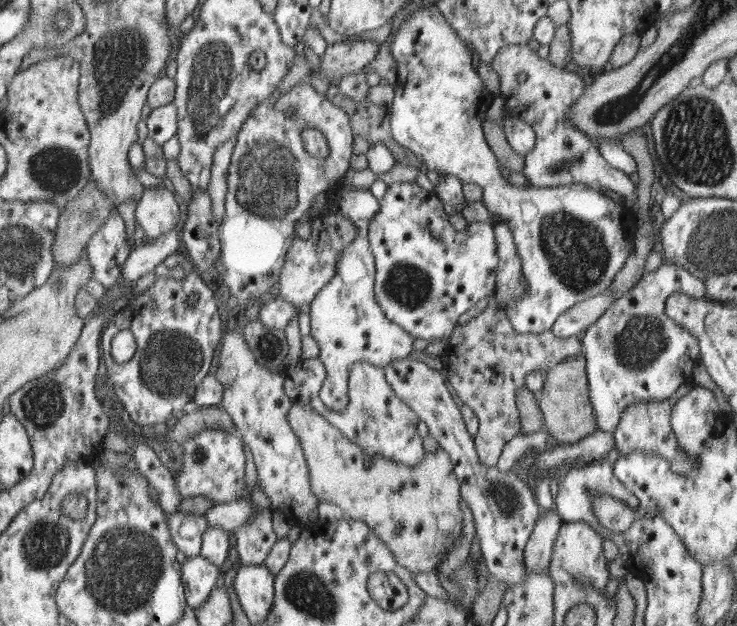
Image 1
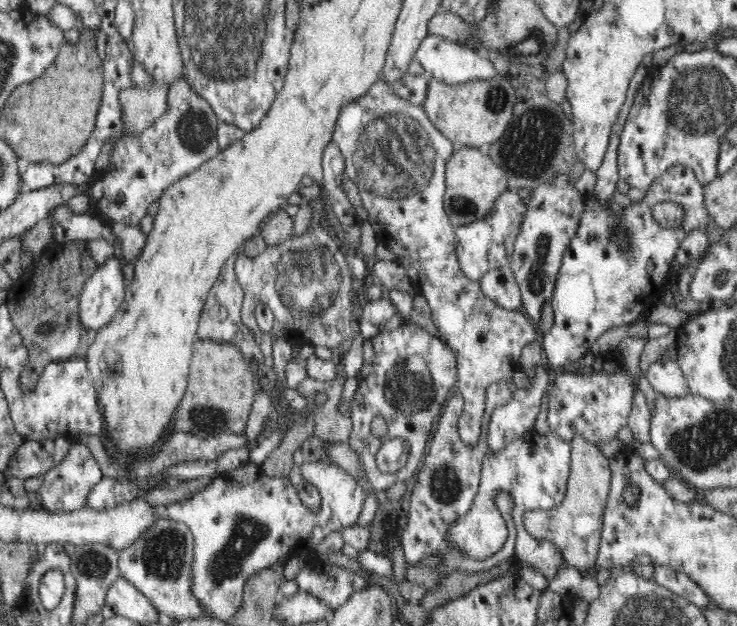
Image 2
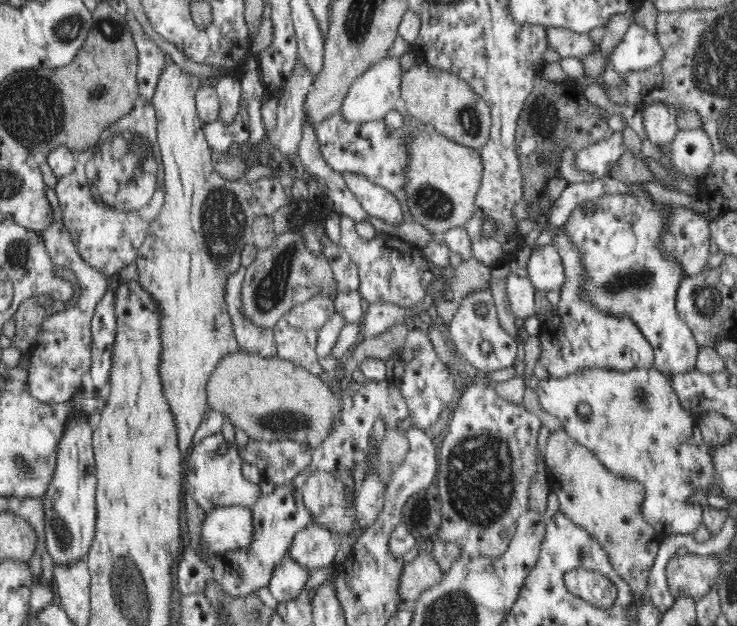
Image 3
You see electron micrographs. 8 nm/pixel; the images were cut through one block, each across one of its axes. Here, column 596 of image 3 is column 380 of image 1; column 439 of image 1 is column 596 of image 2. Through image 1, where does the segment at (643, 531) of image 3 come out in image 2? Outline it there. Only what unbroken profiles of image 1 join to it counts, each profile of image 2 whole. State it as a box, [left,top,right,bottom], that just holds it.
[523,435,611,570]

